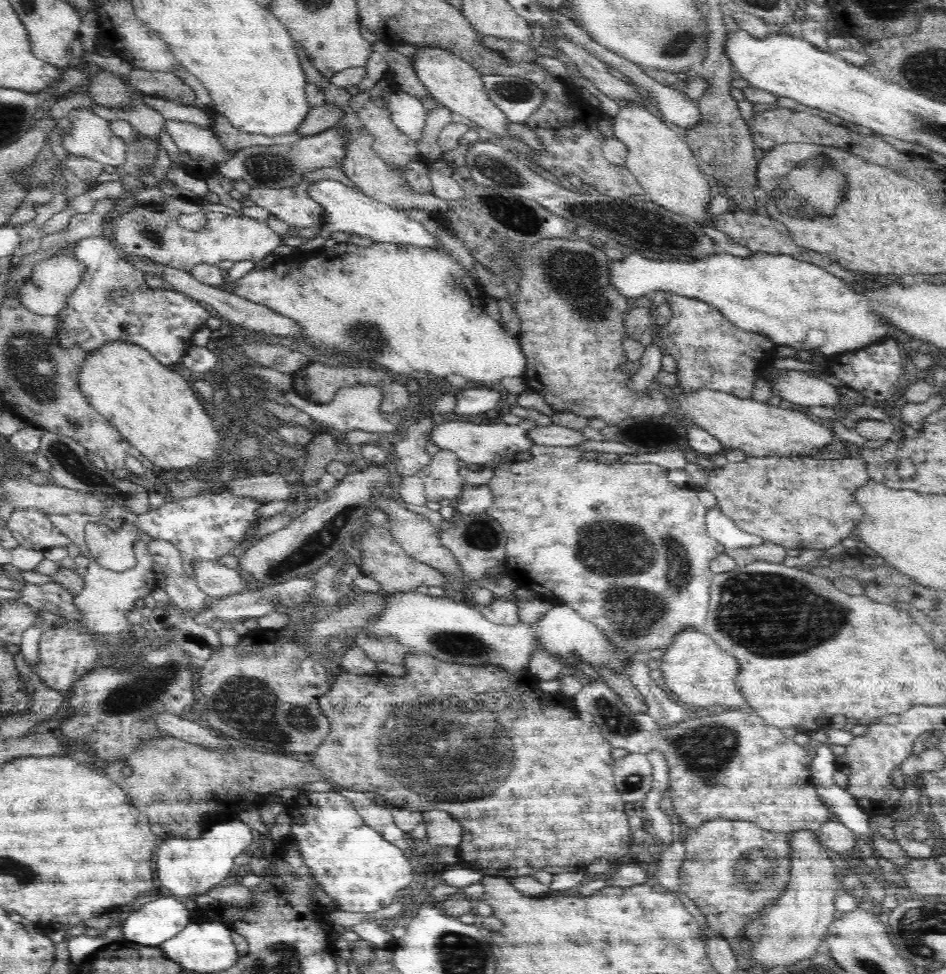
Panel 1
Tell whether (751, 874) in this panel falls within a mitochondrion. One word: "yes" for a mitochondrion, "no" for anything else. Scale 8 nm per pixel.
yes

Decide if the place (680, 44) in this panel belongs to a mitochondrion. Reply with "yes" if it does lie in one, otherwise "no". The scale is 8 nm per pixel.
yes

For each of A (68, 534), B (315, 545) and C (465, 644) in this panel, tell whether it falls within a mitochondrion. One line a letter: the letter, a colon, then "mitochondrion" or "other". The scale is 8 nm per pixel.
A: other
B: mitochondrion
C: mitochondrion

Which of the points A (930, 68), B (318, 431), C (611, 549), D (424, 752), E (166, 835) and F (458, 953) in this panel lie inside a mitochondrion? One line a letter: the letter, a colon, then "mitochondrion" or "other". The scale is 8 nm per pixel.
A: mitochondrion
B: other
C: mitochondrion
D: mitochondrion
E: other
F: mitochondrion

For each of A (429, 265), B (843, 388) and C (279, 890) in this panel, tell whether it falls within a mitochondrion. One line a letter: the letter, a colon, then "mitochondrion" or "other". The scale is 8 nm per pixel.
A: other
B: other
C: other

